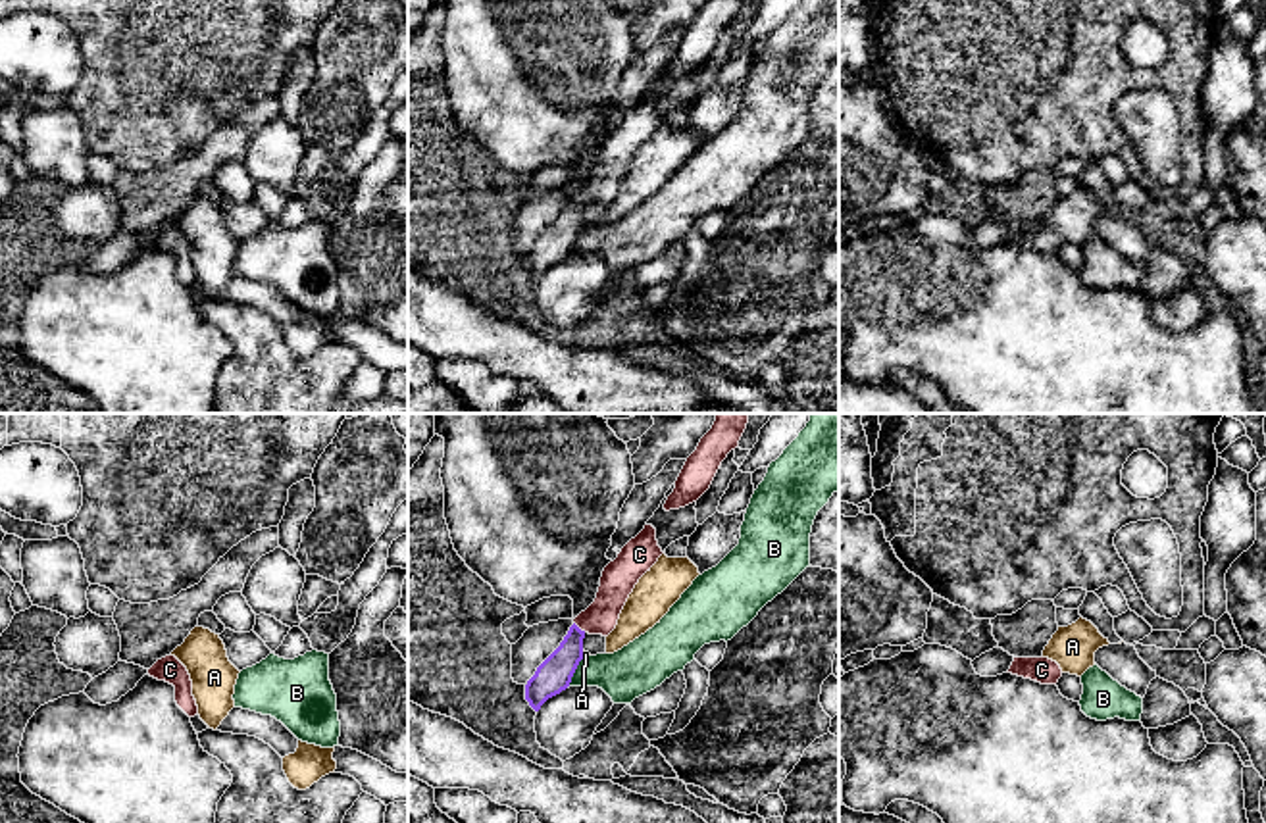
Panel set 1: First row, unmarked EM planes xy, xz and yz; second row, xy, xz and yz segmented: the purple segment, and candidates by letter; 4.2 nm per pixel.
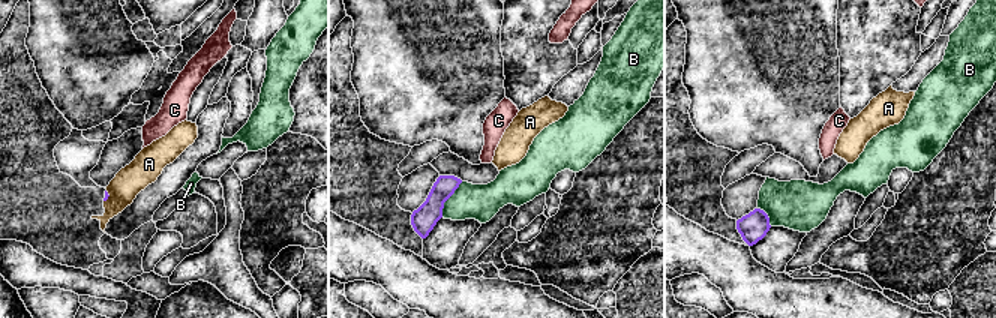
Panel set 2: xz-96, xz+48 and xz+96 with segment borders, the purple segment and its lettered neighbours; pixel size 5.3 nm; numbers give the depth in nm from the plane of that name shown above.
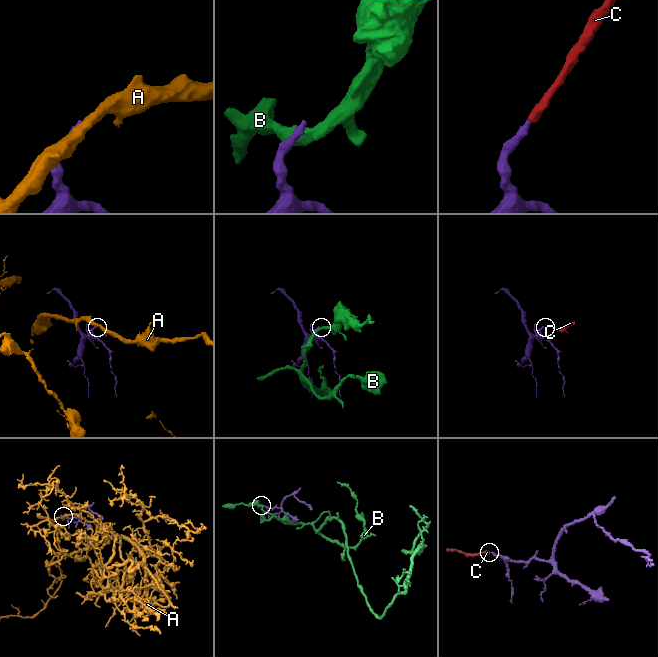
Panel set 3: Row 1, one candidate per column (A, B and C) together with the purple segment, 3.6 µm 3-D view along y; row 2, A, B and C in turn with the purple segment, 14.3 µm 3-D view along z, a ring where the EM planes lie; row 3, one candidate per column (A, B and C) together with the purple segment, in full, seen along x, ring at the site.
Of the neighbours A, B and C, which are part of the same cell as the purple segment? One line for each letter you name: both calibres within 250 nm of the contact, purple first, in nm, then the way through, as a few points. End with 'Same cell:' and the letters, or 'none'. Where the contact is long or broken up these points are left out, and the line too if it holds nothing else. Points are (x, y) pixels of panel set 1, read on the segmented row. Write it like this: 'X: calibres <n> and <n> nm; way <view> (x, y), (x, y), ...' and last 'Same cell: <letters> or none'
C: calibres 150 and 140 nm; way xz (555, 673), (570, 652), (578, 627), (612, 595), (616, 583)
Same cell: C

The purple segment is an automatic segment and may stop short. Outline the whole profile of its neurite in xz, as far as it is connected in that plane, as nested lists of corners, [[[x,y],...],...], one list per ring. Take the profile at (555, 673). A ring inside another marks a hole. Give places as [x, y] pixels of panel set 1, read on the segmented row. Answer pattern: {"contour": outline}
{"contour": [[[645,525],[645,529],[621,548],[618,558],[604,567],[595,602],[573,619],[560,646],[537,667],[525,685],[525,700],[535,711],[539,711],[548,698],[570,686],[583,660],[585,635],[608,636],[616,629],[635,585],[650,571],[662,554],[656,529]]]}

